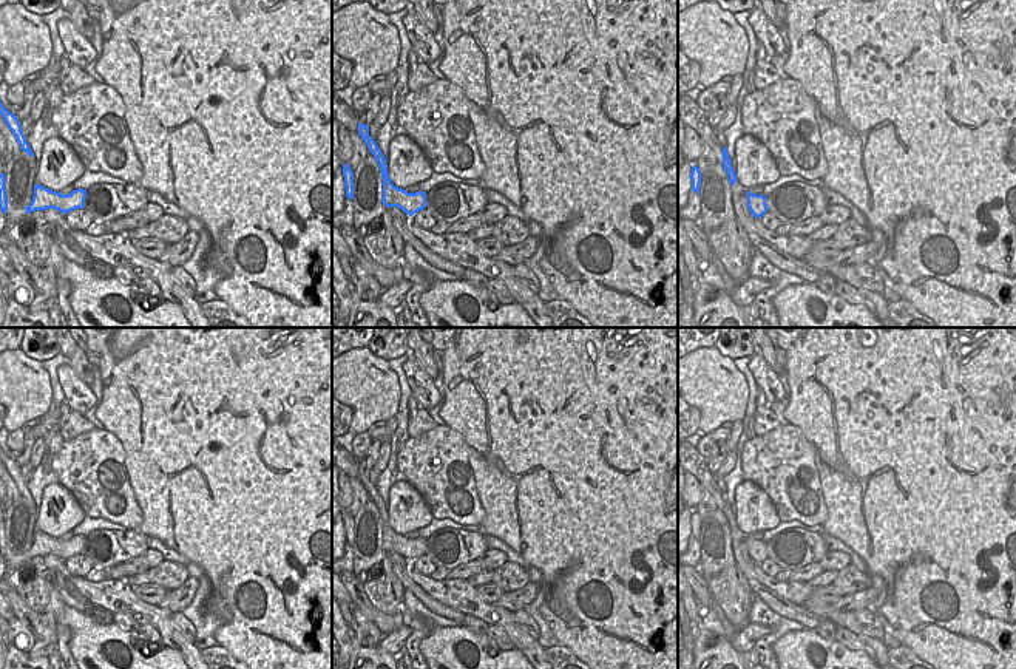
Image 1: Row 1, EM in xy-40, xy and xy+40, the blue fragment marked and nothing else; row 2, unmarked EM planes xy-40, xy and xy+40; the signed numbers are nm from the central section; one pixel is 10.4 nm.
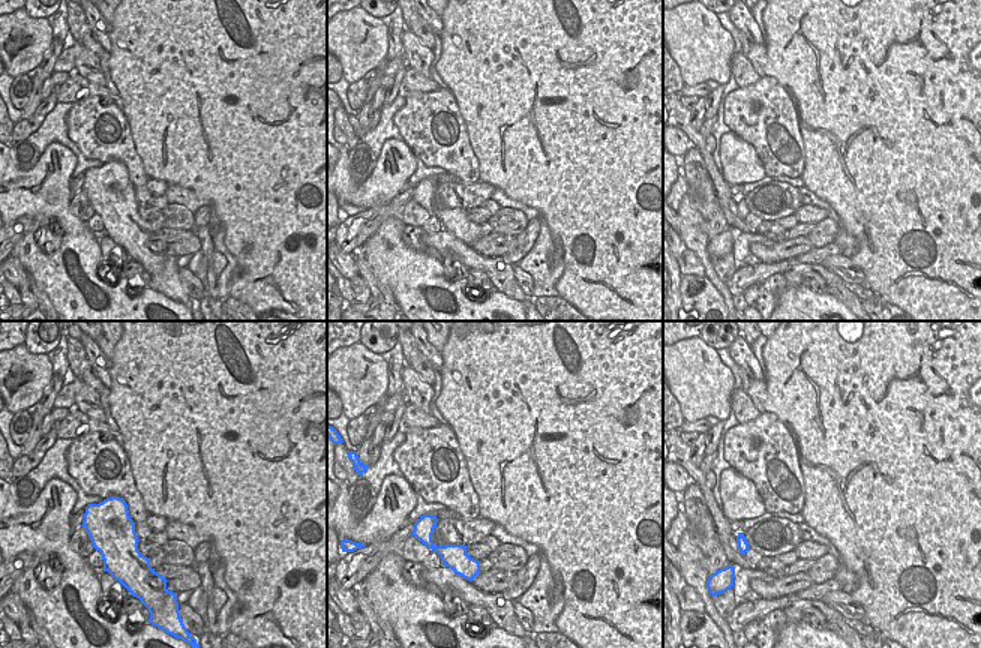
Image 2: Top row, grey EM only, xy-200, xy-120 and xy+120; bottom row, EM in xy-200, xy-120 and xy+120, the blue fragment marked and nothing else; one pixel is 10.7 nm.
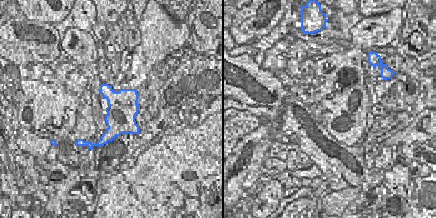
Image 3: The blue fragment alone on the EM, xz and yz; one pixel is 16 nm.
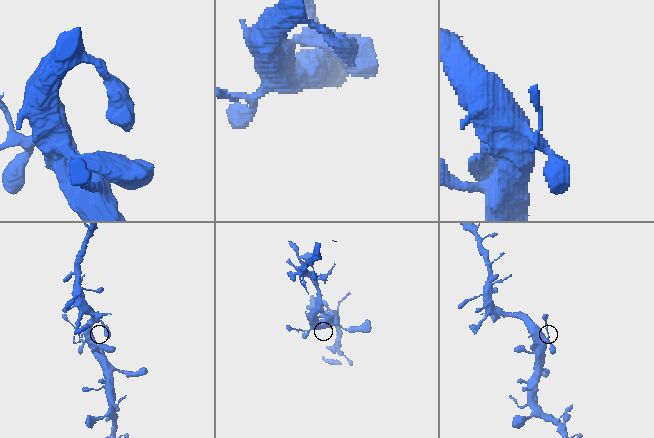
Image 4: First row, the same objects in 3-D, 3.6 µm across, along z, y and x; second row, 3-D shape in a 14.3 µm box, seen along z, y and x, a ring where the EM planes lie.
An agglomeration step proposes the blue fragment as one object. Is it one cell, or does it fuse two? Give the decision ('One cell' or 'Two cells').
Two cells

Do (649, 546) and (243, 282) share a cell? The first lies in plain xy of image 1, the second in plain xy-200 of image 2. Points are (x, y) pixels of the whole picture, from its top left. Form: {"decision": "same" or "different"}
{"decision": "same"}

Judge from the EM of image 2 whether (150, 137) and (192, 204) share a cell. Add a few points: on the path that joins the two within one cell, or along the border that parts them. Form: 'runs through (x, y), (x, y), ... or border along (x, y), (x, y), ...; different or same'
border along (168, 183), (189, 188), (210, 204); different

